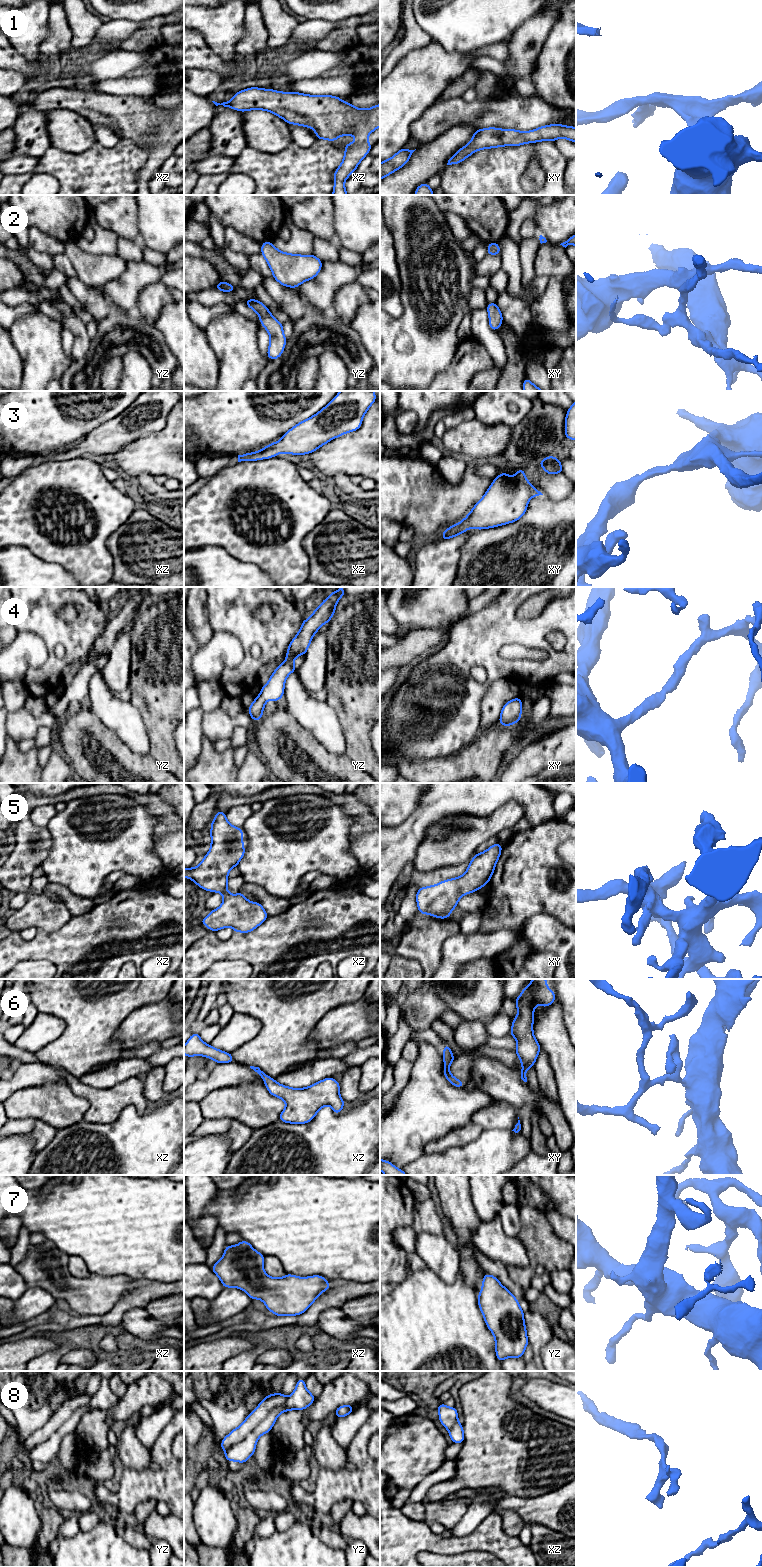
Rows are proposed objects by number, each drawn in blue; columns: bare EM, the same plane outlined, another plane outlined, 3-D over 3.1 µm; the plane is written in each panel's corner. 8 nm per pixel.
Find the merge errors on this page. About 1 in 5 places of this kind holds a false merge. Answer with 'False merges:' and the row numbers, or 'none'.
False merges: 8

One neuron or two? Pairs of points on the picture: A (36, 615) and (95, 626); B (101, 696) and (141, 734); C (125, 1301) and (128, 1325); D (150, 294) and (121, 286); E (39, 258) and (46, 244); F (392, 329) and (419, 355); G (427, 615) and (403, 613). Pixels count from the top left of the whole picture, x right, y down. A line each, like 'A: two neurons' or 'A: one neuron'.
A: one neuron
B: one neuron
C: two neurons
D: two neurons
E: two neurons
F: one neuron
G: one neuron

